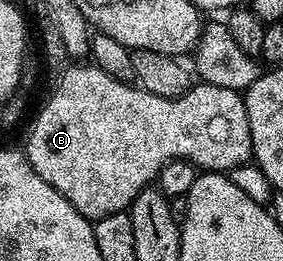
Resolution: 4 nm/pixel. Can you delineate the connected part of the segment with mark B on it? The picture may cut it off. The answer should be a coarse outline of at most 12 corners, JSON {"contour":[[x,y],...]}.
{"contour":[[70,65],[26,160],[91,221],[251,162],[245,98]]}

